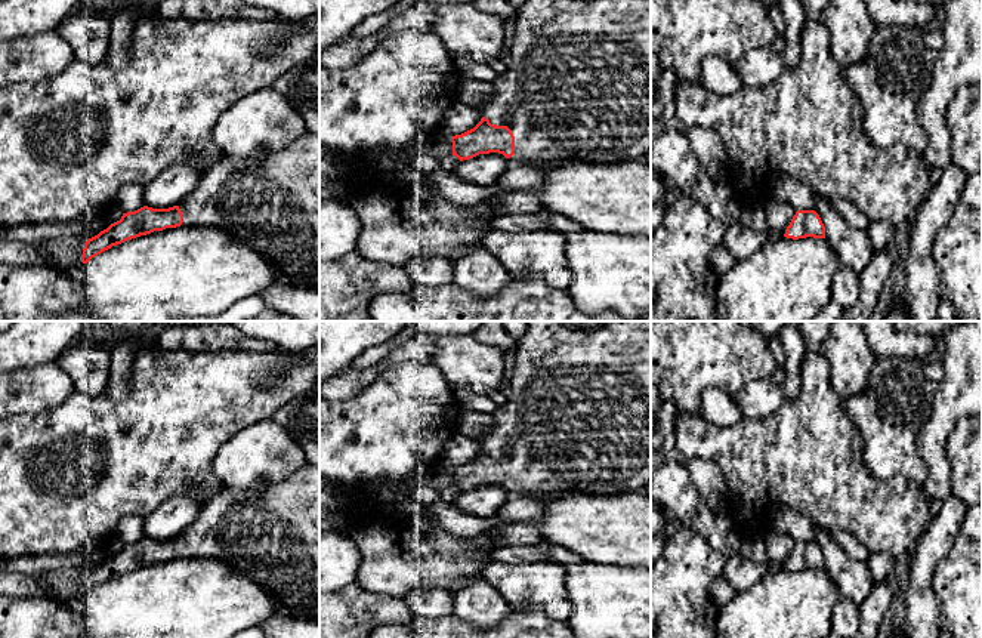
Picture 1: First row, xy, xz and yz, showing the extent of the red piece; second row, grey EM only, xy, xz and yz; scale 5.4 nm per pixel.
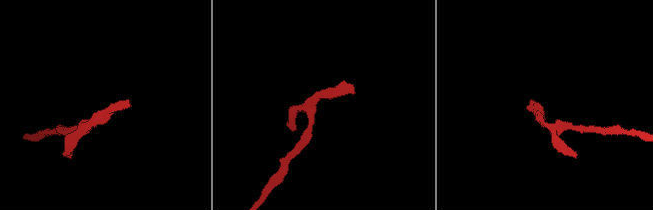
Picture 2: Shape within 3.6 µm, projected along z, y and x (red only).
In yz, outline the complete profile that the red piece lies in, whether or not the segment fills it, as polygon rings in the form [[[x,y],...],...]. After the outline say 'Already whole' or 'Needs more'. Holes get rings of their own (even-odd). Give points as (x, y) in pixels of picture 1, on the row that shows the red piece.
[[[797,210],[784,237],[793,240],[806,237],[825,238],[825,226],[815,210]]]. Already whole

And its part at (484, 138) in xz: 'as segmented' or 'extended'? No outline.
extended

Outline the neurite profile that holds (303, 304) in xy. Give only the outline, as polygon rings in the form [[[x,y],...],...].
[[[277,280],[259,293],[269,309],[294,317],[297,321],[319,321],[319,292]]]

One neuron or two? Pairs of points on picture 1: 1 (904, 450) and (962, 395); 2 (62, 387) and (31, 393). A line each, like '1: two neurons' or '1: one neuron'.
1: two neurons
2: one neuron

